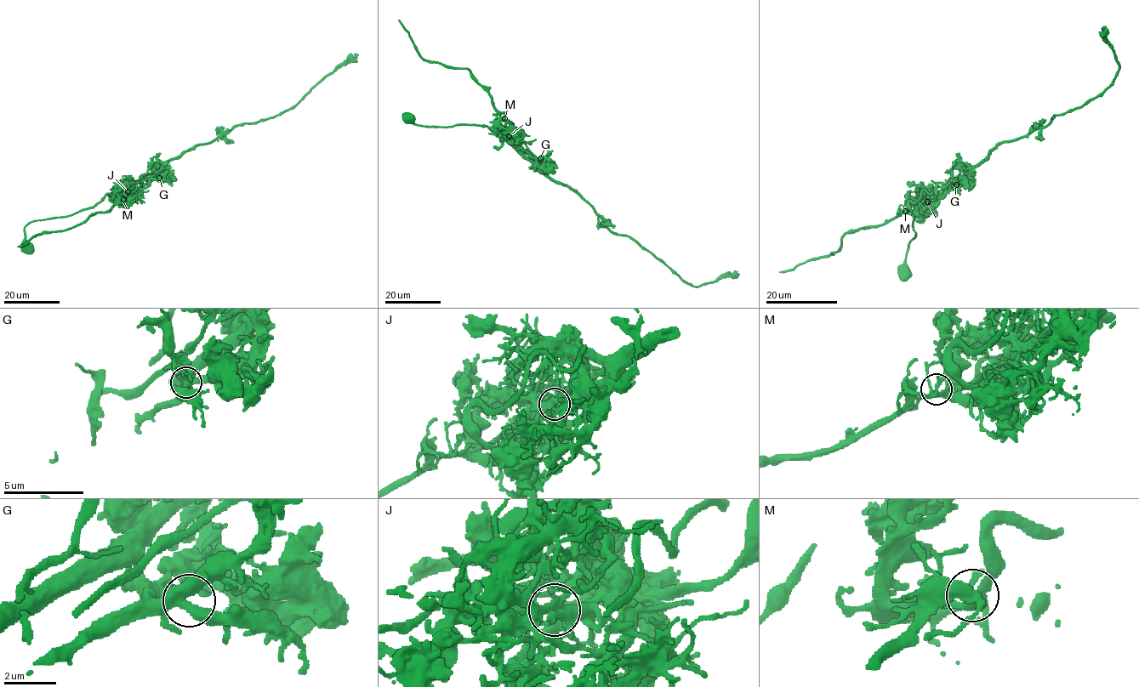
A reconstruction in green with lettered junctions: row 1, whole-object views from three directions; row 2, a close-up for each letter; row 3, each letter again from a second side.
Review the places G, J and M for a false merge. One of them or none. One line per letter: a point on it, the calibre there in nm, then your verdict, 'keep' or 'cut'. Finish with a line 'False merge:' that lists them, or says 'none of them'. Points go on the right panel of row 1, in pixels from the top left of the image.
G: place (956, 184); calibre 440 nm; keep
J: place (927, 201); calibre 320 nm; cut
M: place (905, 211); calibre 260 nm; keep
False merge: J

